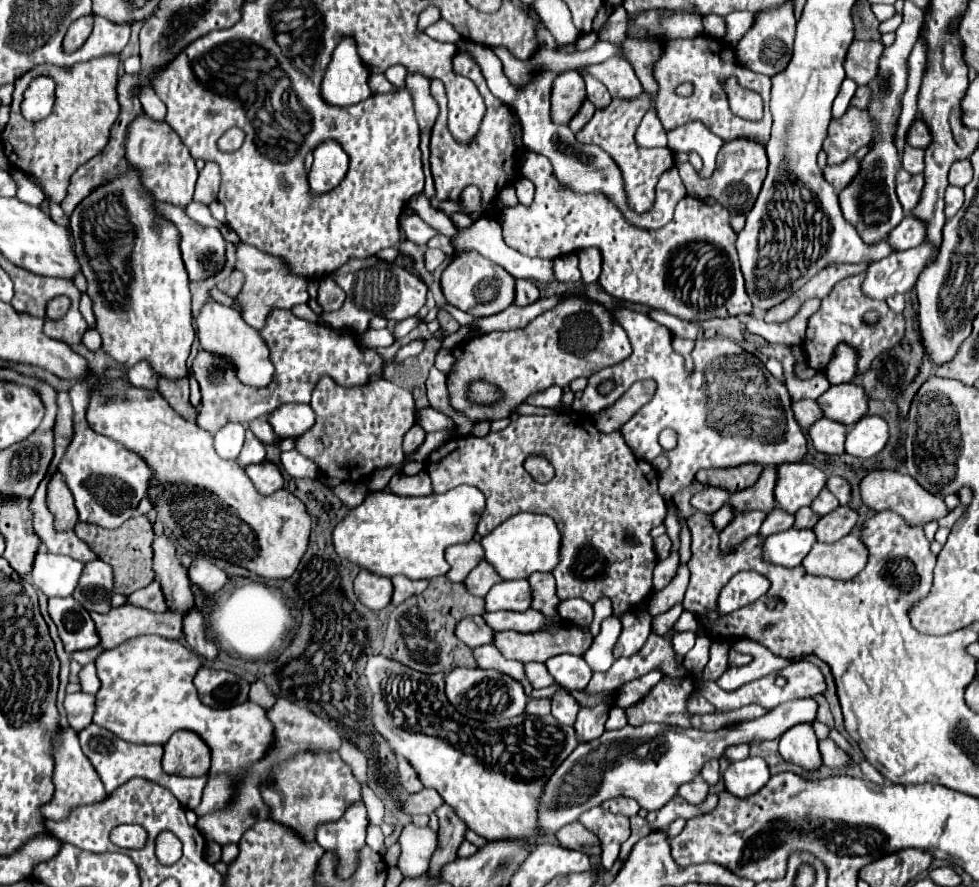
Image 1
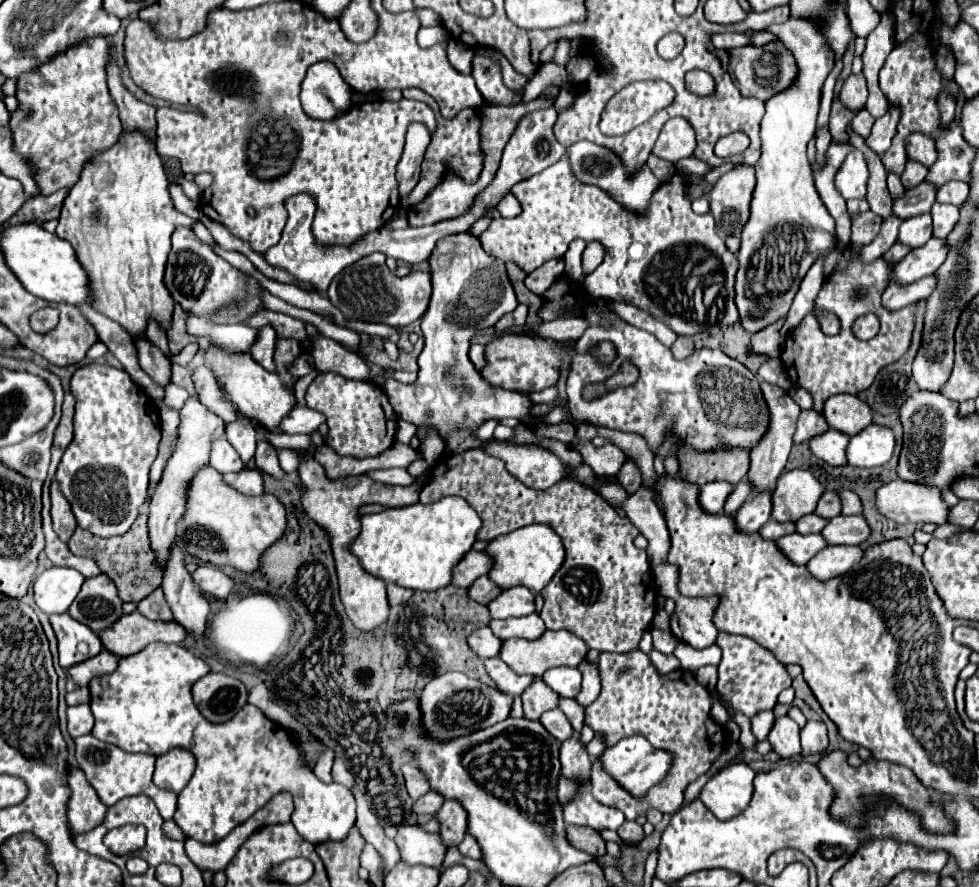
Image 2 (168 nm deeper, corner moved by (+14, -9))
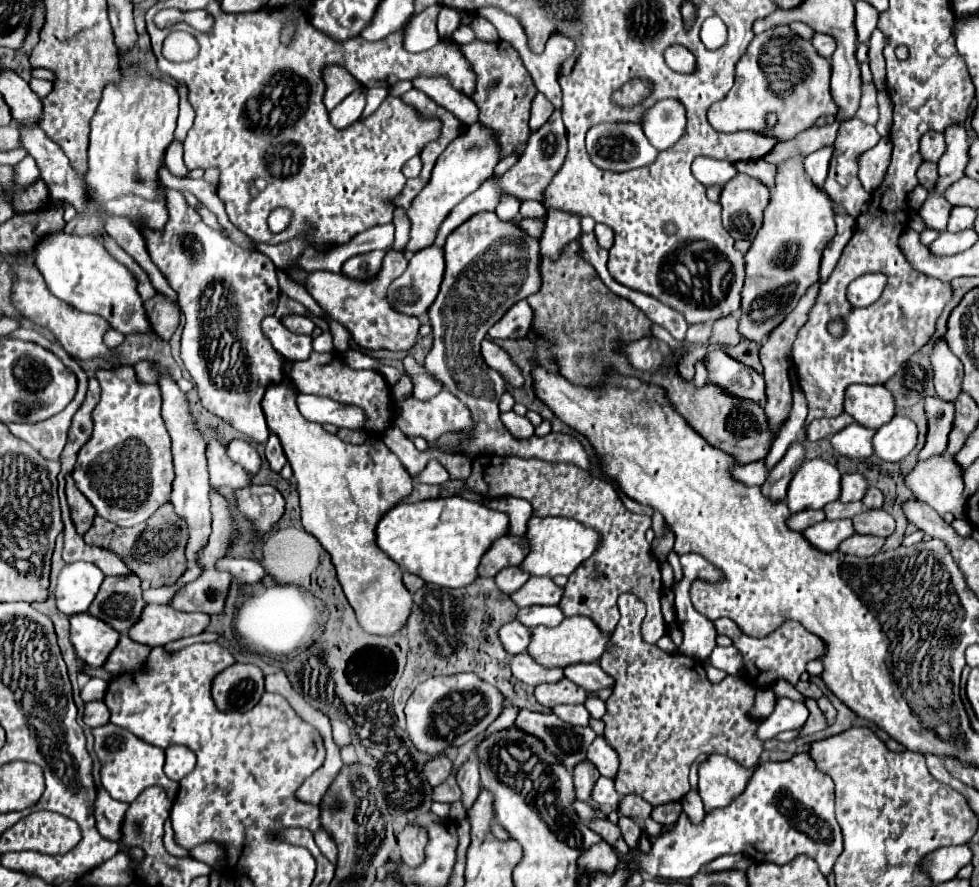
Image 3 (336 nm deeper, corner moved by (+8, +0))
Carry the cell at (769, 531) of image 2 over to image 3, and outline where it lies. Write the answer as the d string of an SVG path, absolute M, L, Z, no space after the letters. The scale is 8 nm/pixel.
M808 509L808 511L800 511L800 513L790 515L790 517L786 519L786 525L788 525L792 531L802 531L802 529L806 529L806 527L810 527L810 525L822 521L822 519L824 519L824 513L822 513L820 509L818 509L818 511Z

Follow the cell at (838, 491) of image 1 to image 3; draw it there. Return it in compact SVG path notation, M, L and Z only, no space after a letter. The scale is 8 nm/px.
M870 487L870 489L866 491L864 499L862 499L862 505L864 505L866 509L878 509L878 507L882 507L882 503L884 503L884 495L882 495L876 487Z

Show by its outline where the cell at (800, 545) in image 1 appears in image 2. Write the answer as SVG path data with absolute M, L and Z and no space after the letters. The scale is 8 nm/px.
M788 534L788 536L780 538L776 544L788 558L792 558L794 564L810 562L820 550L824 550L828 546L828 542L824 540L822 534L808 534L808 536Z

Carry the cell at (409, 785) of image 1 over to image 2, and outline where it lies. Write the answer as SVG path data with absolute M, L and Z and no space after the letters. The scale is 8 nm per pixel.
M404 764L402 766L402 774L404 774L404 780L406 780L406 788L408 788L408 794L418 800L420 796L424 796L430 786L428 786L428 778L424 778L420 774L420 768L418 766L412 766L412 764Z

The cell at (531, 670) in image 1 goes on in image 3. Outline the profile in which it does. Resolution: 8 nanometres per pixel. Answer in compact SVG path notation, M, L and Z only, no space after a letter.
M570 679L536 685L534 695L536 695L536 701L544 707L554 707L560 703L584 703L586 701L586 691L578 685L574 685Z

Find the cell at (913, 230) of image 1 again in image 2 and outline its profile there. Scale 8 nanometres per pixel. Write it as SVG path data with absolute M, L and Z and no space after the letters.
M920 214L916 218L908 218L900 226L898 242L904 242L912 248L926 244L930 238L932 238L932 216L930 214Z

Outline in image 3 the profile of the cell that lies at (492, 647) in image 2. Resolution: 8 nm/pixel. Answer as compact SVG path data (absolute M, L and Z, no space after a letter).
M510 621L498 629L498 639L500 639L502 647L506 649L506 653L516 655L526 649L526 645L530 641L530 629L518 621Z

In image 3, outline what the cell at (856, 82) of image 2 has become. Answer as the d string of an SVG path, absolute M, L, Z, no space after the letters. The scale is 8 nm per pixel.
M862 83L862 97L860 97L860 107L856 111L856 117L864 123L876 125L878 107L876 107L876 87L874 87L874 83Z

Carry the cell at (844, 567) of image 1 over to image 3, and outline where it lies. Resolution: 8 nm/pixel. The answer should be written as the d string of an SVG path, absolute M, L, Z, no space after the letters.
M852 535L846 541L840 543L838 551L856 555L856 557L870 557L874 555L880 547L884 545L882 537L872 537L872 535Z

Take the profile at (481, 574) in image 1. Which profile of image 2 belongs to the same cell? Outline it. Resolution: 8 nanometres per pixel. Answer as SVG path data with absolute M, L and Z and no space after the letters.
M480 576L472 586L470 586L470 596L480 602L480 604L488 604L492 602L492 598L496 598L498 594L502 594L502 588L496 586L488 576Z

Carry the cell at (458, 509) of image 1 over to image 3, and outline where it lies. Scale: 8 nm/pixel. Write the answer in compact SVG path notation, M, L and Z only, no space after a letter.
M460 495L450 499L424 499L418 503L398 503L394 505L376 527L376 545L404 571L422 577L426 583L434 583L440 587L466 587L476 579L476 569L480 557L492 545L494 539L502 537L508 531L506 513L494 511L478 501L464 499Z

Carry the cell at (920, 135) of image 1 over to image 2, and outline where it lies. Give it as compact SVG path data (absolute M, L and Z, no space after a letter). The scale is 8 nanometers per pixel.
M910 134L906 140L906 148L910 160L916 160L924 166L932 166L932 162L936 162L936 142L932 142L932 136Z

